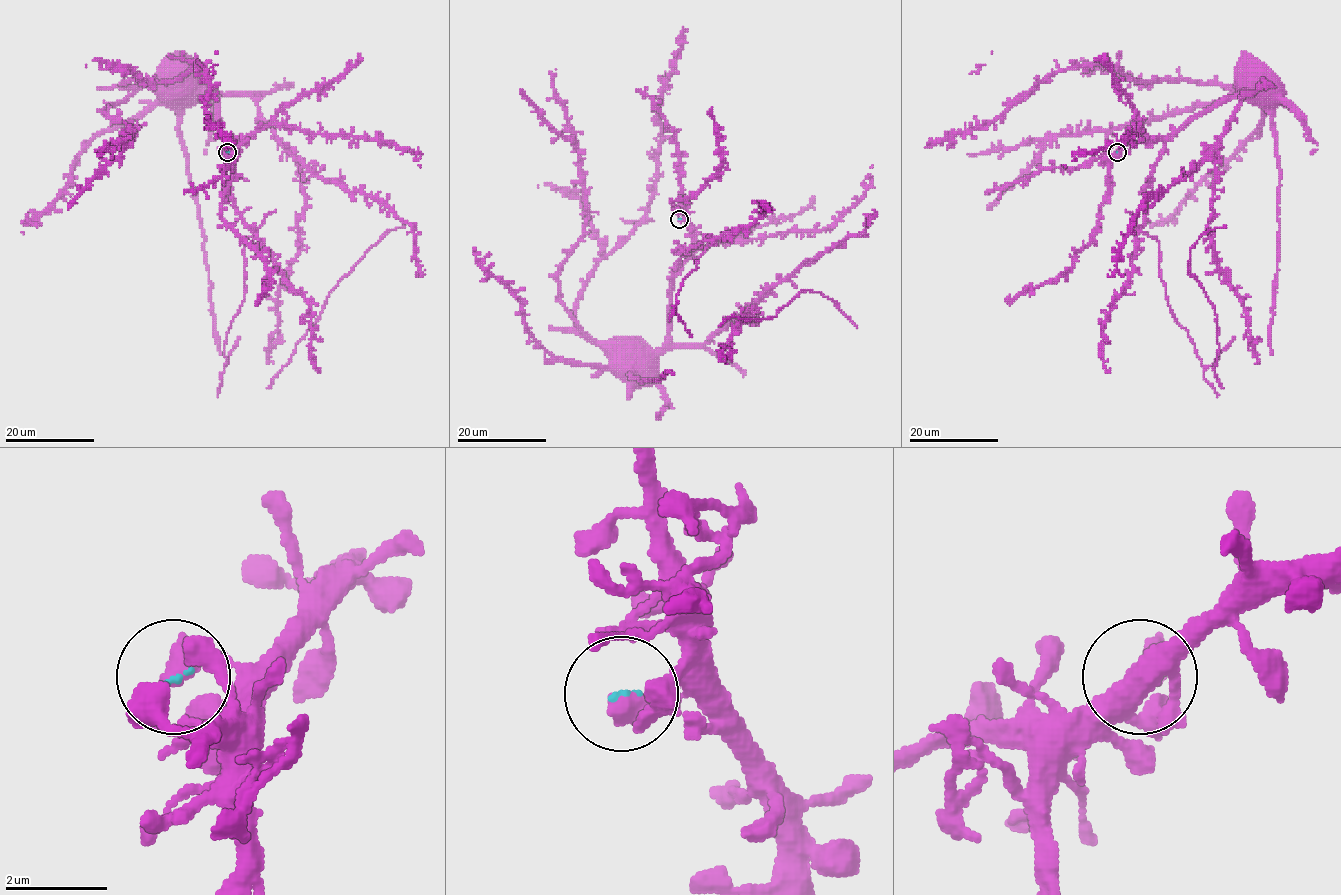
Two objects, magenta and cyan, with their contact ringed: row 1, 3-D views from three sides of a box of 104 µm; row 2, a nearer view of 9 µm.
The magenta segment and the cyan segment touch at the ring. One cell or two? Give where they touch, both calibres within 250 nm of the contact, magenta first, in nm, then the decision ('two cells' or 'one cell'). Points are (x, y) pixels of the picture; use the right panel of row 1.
place (1117, 152); calibres 500 and 60 nm; one cell

